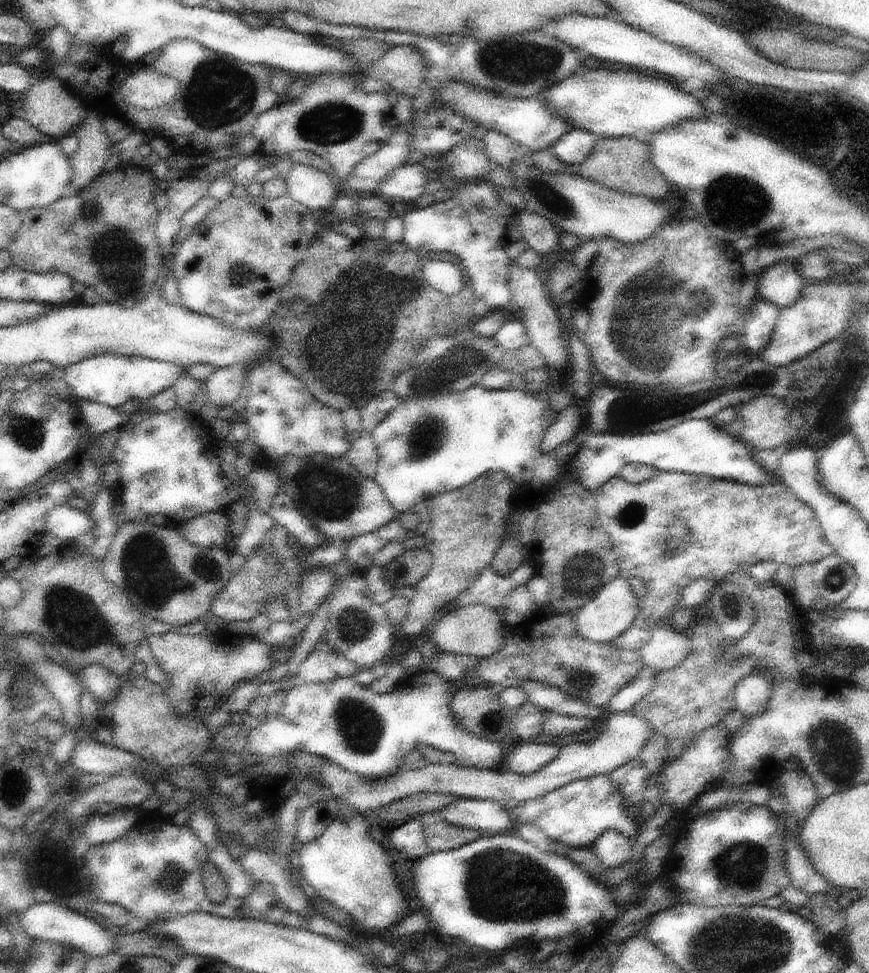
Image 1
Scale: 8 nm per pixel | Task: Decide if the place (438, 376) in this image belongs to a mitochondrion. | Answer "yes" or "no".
yes

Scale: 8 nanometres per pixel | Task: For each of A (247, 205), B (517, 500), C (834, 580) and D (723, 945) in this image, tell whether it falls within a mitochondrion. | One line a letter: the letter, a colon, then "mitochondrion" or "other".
A: other
B: mitochondrion
C: mitochondrion
D: mitochondrion

